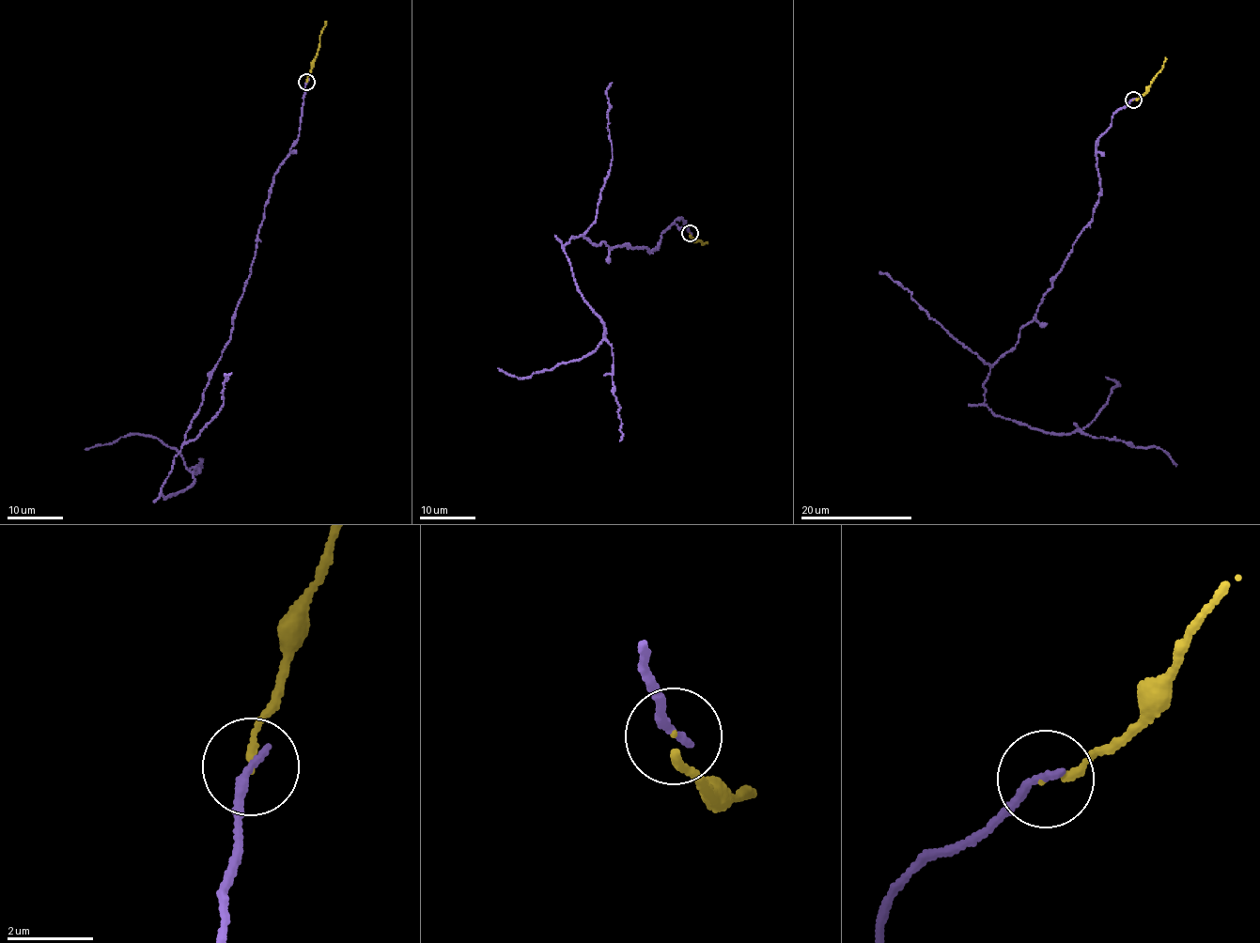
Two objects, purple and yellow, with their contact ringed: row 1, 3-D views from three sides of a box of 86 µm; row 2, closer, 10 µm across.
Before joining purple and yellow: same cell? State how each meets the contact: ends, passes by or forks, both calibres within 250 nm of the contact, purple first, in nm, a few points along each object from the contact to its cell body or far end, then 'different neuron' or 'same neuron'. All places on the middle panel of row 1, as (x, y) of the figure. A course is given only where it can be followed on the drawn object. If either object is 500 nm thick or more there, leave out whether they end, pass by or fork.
purple ends | yellow ends | 220/160 nm | purple via (689, 233), (675, 221), (650, 254), (571, 239), (577, 290), (604, 340), (525, 378), (498, 368) | yellow via (689, 233), (689, 236), (701, 239), (703, 244), (707, 241) | same neuron

